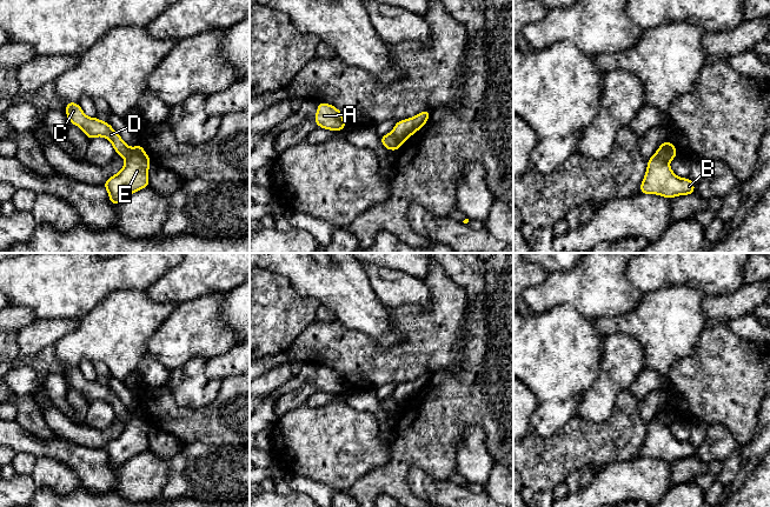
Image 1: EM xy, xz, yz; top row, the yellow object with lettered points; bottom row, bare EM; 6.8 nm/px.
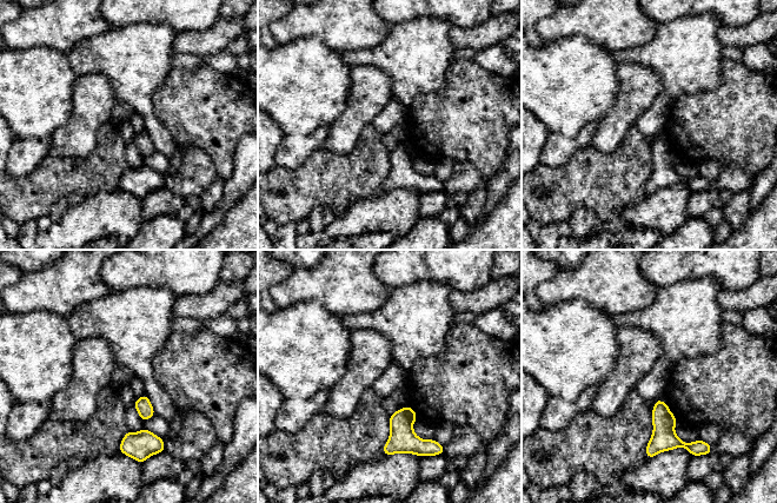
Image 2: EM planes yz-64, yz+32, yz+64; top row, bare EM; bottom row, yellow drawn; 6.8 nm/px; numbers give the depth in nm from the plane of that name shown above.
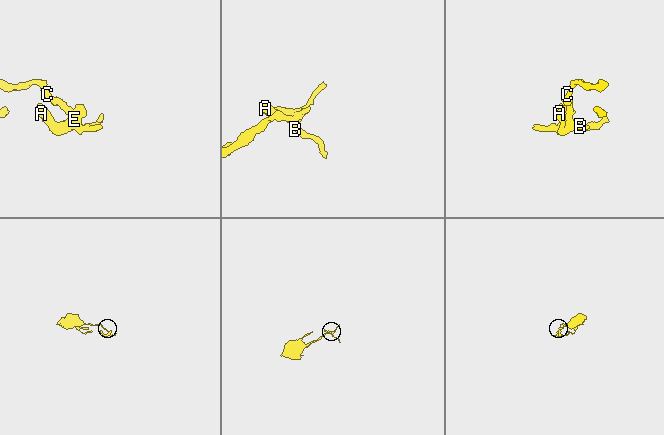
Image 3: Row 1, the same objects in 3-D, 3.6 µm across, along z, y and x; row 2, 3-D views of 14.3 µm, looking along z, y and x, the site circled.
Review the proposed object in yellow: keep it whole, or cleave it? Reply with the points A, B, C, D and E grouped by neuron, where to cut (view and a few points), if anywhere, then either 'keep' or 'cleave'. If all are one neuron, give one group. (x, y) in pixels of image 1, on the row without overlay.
groups A B E / C D; cut yz (656, 415), (668, 427); cleave

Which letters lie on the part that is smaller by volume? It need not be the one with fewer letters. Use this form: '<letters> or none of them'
A, B, E

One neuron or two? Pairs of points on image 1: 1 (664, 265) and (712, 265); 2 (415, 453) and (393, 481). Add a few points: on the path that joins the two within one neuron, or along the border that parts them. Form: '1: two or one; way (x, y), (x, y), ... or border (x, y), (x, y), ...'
1: one; way (676, 265), (701, 265)
2: one; way (407, 460), (393, 474)

